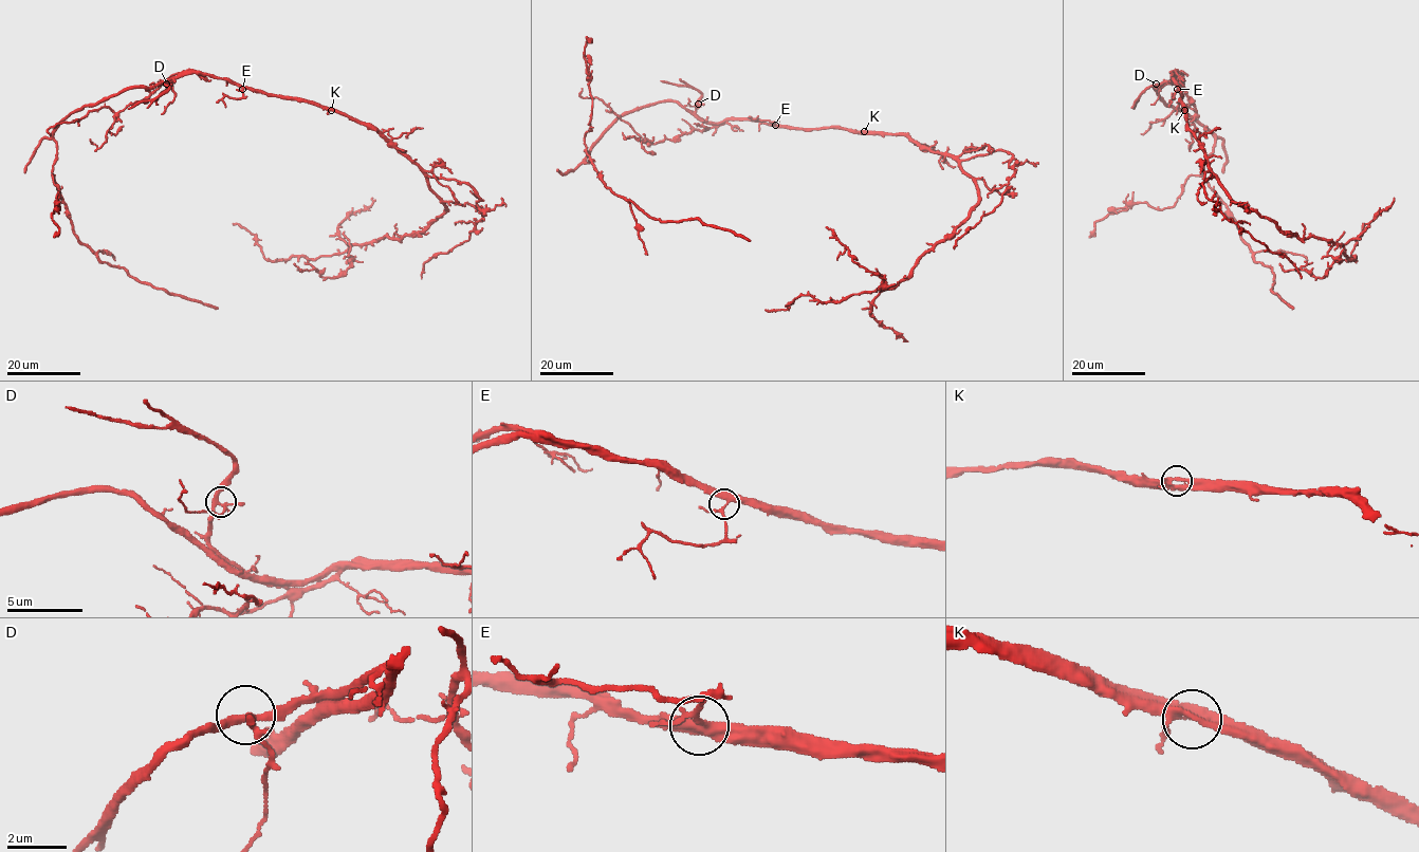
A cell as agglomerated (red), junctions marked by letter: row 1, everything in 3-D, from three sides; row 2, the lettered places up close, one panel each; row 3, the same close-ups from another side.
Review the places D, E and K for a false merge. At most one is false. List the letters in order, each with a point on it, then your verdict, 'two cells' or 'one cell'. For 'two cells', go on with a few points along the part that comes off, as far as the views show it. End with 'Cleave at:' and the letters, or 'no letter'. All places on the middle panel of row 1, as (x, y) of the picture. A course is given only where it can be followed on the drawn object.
D: place (698, 104); one cell
E: place (775, 125); one cell
K: place (864, 131); one cell
Cleave at: no letter

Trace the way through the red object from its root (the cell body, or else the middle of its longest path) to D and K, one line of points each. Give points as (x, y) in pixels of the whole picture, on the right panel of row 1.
D: (1180, 91), (1174, 81), (1173, 72), (1176, 75), (1172, 79), (1156, 84)
K: (1180, 91), (1184, 110)

